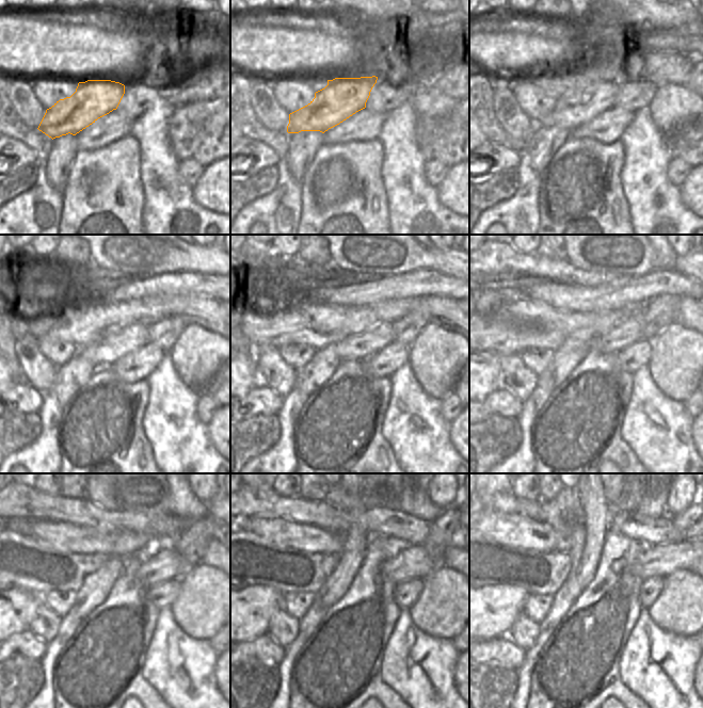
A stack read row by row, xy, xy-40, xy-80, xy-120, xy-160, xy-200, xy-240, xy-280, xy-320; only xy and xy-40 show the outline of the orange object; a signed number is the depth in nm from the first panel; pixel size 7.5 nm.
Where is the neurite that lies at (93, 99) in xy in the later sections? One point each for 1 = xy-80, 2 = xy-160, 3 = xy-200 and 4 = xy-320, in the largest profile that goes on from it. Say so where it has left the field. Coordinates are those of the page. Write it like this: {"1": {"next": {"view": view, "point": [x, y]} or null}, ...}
{"1": {"next": {"view": "xy-80", "point": [578, 105]}}, "2": {"next": {"view": "xy-160", "point": [362, 346]}}, "3": {"next": {"view": "xy-200", "point": [629, 330]}}, "4": {"next": {"view": "xy-320", "point": [655, 560]}}}

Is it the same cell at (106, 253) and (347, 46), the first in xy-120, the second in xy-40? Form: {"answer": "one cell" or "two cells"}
{"answer": "two cells"}

